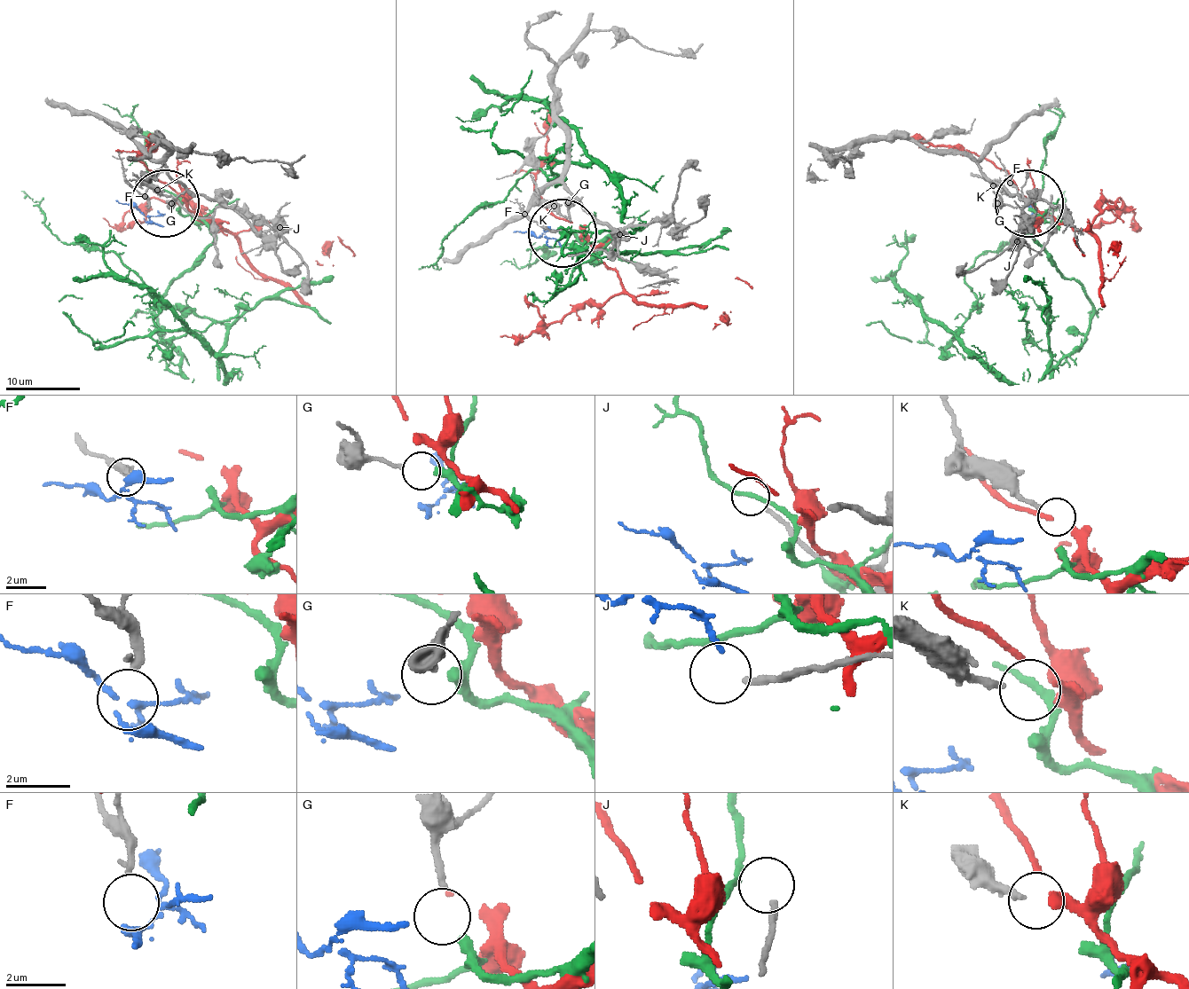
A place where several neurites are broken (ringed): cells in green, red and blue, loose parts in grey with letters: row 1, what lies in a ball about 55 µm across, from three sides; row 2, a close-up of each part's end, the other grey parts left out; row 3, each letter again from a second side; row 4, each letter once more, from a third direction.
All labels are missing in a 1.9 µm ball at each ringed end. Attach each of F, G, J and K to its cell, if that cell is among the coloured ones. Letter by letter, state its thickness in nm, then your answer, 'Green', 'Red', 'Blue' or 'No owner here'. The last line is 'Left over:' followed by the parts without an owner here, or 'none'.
F: Thickness 280 nm. Blue
G: Thickness 190 nm. Green
J: Thickness 220 nm. No owner here
K: Thickness 220 nm. No owner here
Left over: J, K

